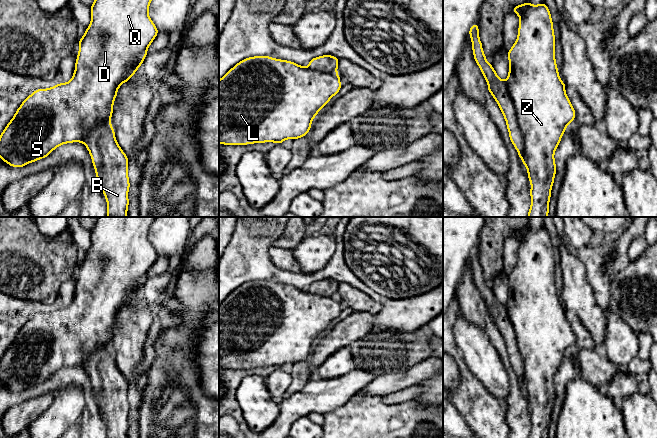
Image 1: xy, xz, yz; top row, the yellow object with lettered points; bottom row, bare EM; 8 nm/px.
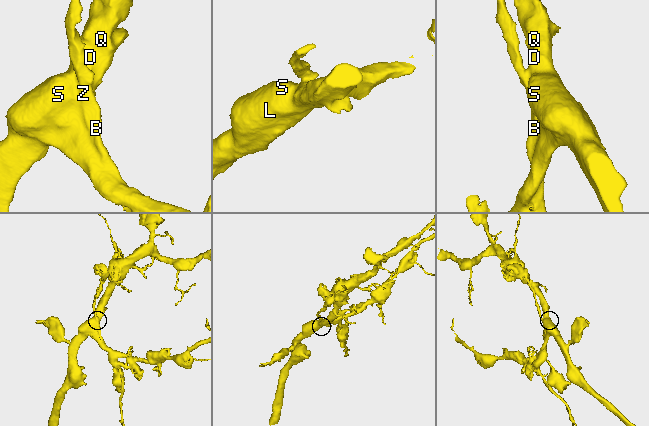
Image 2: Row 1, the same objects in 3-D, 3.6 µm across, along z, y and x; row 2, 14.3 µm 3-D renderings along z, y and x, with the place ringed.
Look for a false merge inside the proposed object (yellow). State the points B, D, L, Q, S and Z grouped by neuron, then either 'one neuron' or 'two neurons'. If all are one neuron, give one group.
B / D L Q S Z; two neurons

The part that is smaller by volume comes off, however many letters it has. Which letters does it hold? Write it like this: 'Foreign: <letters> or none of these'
Foreign: B

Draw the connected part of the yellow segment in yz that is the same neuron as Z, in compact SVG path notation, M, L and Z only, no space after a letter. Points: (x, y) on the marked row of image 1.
M525 4L512 10L520 18L517 40L508 51L509 74L506 84L515 106L524 146L528 178L531 183L531 207L528 217L548 217L549 201L556 164L554 153L565 129L576 113L568 99L565 86L559 77L555 61L555 35L553 22L547 5Z

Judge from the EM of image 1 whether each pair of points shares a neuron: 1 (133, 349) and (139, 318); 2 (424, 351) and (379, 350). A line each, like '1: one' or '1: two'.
1: one
2: one

